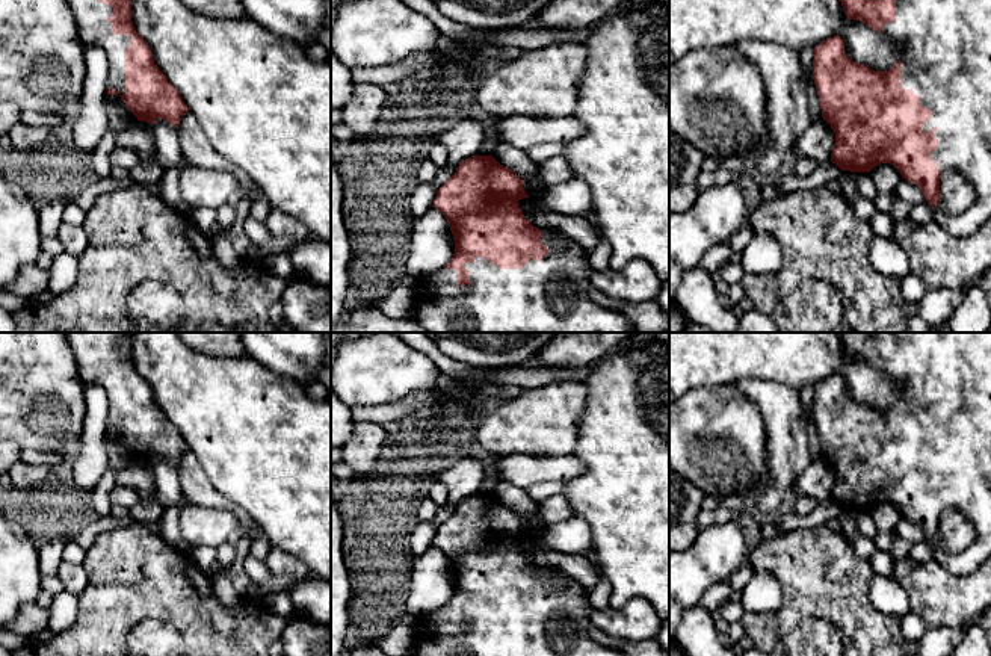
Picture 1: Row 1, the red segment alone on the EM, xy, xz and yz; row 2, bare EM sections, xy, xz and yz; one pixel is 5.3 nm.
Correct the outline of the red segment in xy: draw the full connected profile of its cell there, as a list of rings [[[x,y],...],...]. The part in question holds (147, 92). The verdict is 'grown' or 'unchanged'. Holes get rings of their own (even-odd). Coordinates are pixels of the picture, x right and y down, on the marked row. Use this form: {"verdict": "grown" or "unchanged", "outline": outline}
{"verdict": "grown", "outline": [[[66,0],[85,47],[106,53],[107,95],[119,95],[137,121],[165,119],[178,128],[189,110],[157,68],[131,21],[131,0]]]}

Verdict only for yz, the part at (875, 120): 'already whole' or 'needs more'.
needs more

